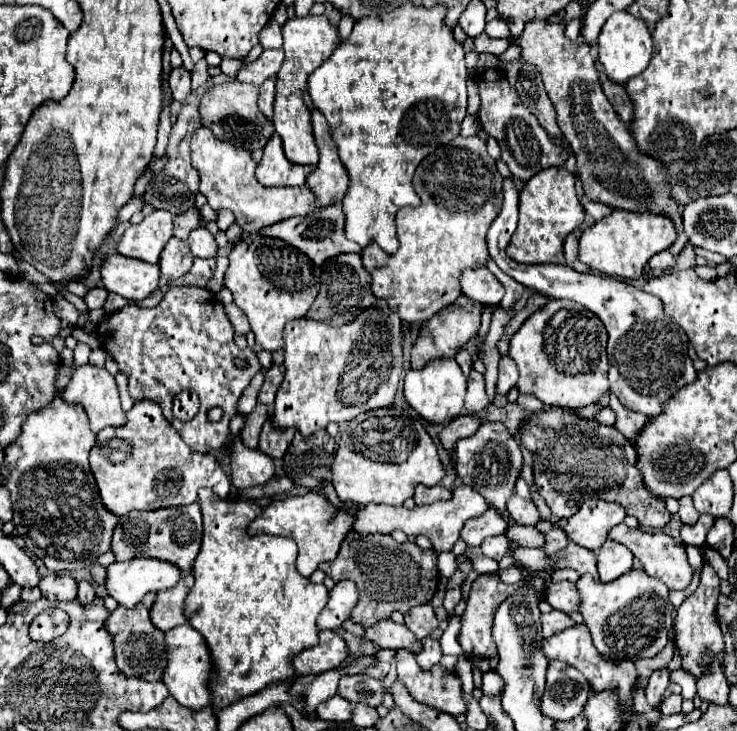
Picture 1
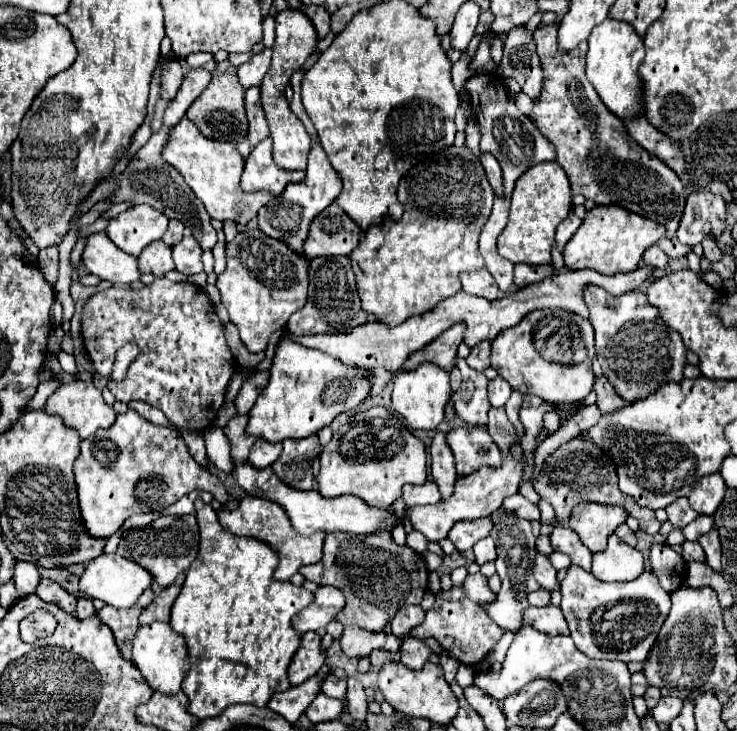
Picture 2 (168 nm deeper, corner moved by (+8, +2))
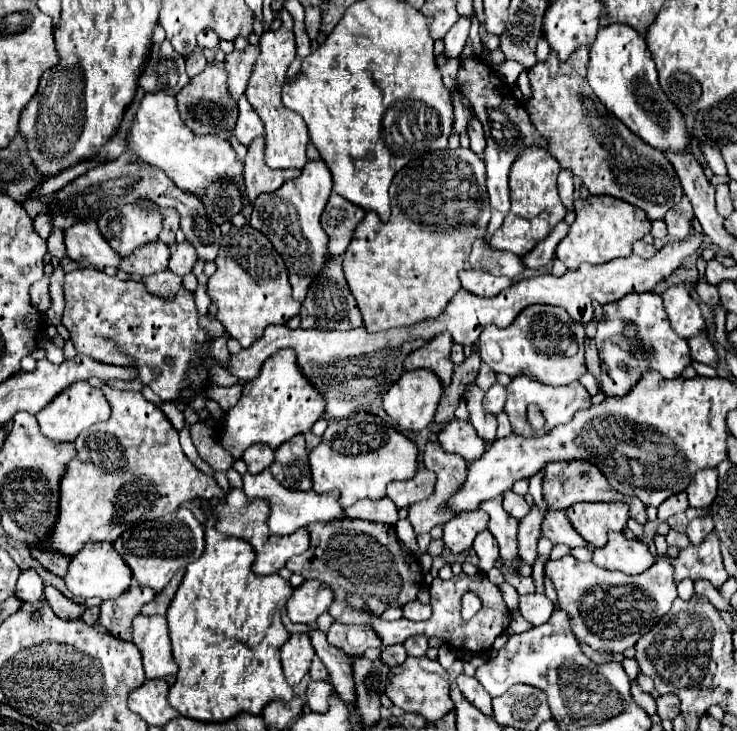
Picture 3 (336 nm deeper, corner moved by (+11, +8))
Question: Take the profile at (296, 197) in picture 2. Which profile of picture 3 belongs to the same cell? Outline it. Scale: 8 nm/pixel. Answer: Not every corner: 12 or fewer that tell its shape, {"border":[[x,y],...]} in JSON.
{"border":[[326,162],[260,194],[250,224],[266,234],[300,302],[330,258],[320,214]]}

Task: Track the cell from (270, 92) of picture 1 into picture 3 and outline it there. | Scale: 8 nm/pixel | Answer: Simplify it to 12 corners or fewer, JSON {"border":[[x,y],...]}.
{"border":[[238,100],[238,122],[234,136],[248,146],[254,138],[264,136],[260,116],[248,104]]}

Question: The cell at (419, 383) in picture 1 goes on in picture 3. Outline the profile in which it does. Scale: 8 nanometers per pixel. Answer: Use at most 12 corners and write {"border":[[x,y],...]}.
{"border":[[432,370],[404,372],[384,394],[402,430],[434,422],[444,386]]}

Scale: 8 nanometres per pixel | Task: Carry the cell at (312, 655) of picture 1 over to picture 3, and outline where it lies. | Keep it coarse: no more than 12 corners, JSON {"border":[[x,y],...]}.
{"border":[[292,634],[282,646],[286,682],[296,686],[314,658],[310,636]]}

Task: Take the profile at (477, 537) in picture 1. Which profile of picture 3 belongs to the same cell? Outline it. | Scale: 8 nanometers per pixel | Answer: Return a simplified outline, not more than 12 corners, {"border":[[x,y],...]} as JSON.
{"border":[[484,510],[464,512],[444,524],[446,548],[460,554],[486,530]]}

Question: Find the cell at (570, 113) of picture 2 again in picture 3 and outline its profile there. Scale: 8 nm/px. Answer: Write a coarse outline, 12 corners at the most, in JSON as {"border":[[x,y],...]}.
{"border":[[586,46],[528,72],[524,104],[590,194],[662,220],[684,196],[658,148],[586,80]]}

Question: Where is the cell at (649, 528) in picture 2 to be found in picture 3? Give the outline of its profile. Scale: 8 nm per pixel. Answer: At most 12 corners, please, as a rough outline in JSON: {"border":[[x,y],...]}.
{"border":[[586,460],[550,462],[542,494],[550,510],[620,502],[646,524],[646,506],[614,492]]}

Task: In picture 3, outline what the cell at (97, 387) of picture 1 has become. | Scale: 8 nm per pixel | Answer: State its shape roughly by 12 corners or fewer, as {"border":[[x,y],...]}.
{"border":[[88,382],[62,390],[38,418],[58,442],[110,418],[102,390]]}

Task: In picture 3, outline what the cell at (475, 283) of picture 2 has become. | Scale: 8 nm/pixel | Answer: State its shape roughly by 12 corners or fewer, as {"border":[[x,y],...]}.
{"border":[[462,270],[460,282],[468,292],[486,298],[512,284],[506,276]]}

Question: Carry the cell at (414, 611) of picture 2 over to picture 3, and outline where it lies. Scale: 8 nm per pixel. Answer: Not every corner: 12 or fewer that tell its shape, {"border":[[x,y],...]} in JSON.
{"border":[[418,600],[402,608],[404,618],[418,622],[432,614],[428,604]]}

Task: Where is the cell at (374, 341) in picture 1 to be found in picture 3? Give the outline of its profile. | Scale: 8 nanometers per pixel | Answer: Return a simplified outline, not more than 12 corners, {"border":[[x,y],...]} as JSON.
{"border":[[292,348],[264,362],[218,438],[234,458],[276,450],[322,418]]}

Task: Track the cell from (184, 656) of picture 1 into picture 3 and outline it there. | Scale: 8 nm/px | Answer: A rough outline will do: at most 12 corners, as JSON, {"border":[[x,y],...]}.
{"border":[[136,616],[146,678],[178,672],[164,616]]}

